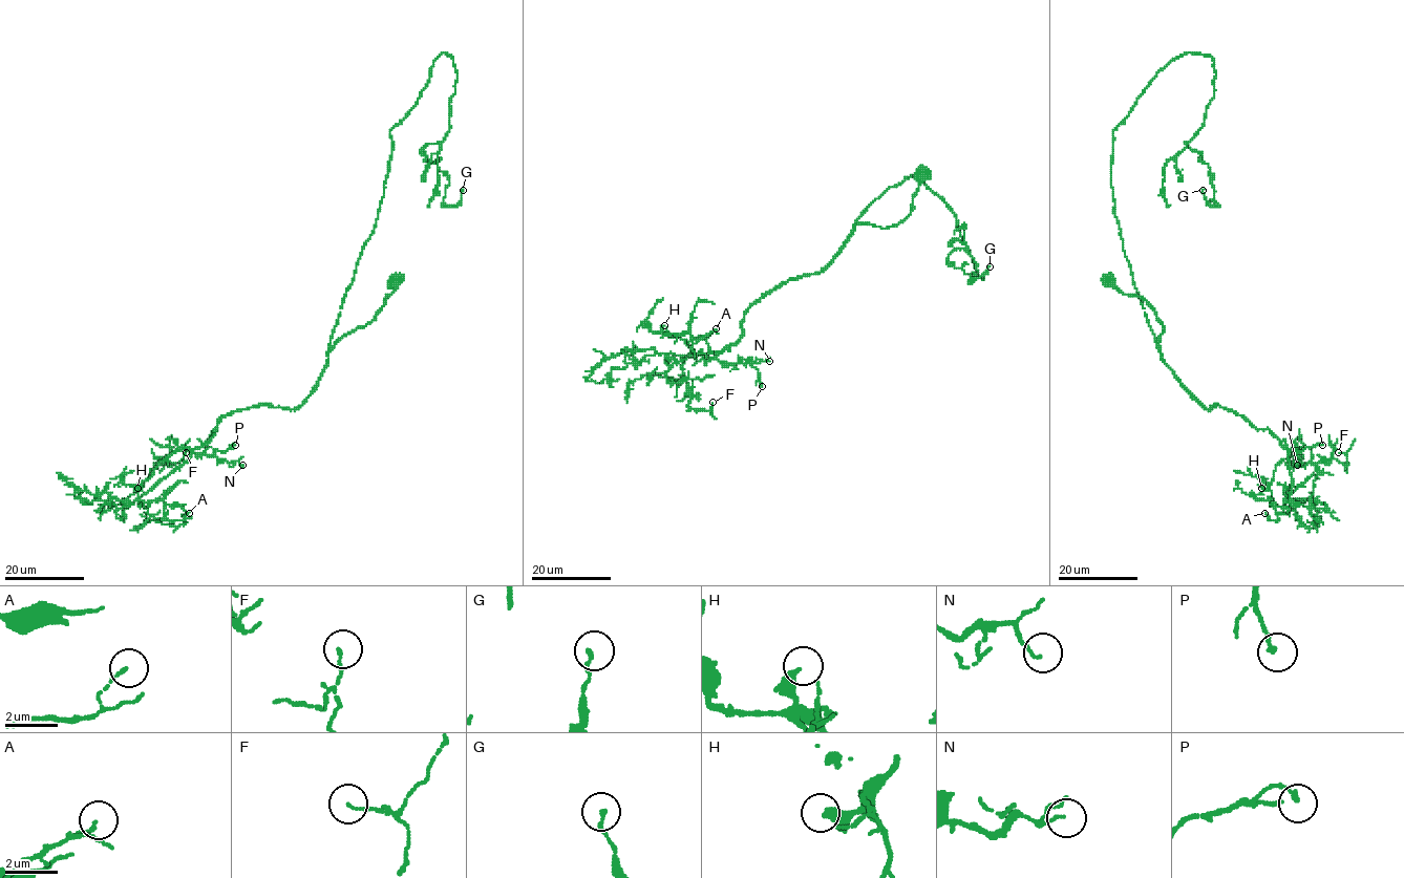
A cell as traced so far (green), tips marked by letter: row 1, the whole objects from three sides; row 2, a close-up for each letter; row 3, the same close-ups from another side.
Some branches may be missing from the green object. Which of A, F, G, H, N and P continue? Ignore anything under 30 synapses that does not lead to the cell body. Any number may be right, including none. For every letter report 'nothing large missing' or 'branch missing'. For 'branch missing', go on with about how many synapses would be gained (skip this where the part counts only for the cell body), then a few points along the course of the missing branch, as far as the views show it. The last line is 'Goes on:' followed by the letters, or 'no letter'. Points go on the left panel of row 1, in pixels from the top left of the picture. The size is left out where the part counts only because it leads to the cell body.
A: nothing large missing
F: nothing large missing
G: nothing large missing
H: nothing large missing
N: nothing large missing
P: nothing large missing
Goes on: no letter

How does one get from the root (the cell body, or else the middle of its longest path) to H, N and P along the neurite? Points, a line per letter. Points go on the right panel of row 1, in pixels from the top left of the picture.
H: (1108, 281), (1156, 314), (1164, 327), (1161, 359), (1202, 406), (1233, 410), (1294, 448), (1261, 488)
N: (1108, 281), (1156, 314), (1164, 327), (1161, 359), (1202, 406), (1217, 405), (1267, 428), (1300, 454), (1297, 465)
P: (1108, 281), (1156, 314), (1164, 327), (1161, 359), (1202, 406), (1233, 410), (1299, 456), (1296, 450), (1322, 445)

